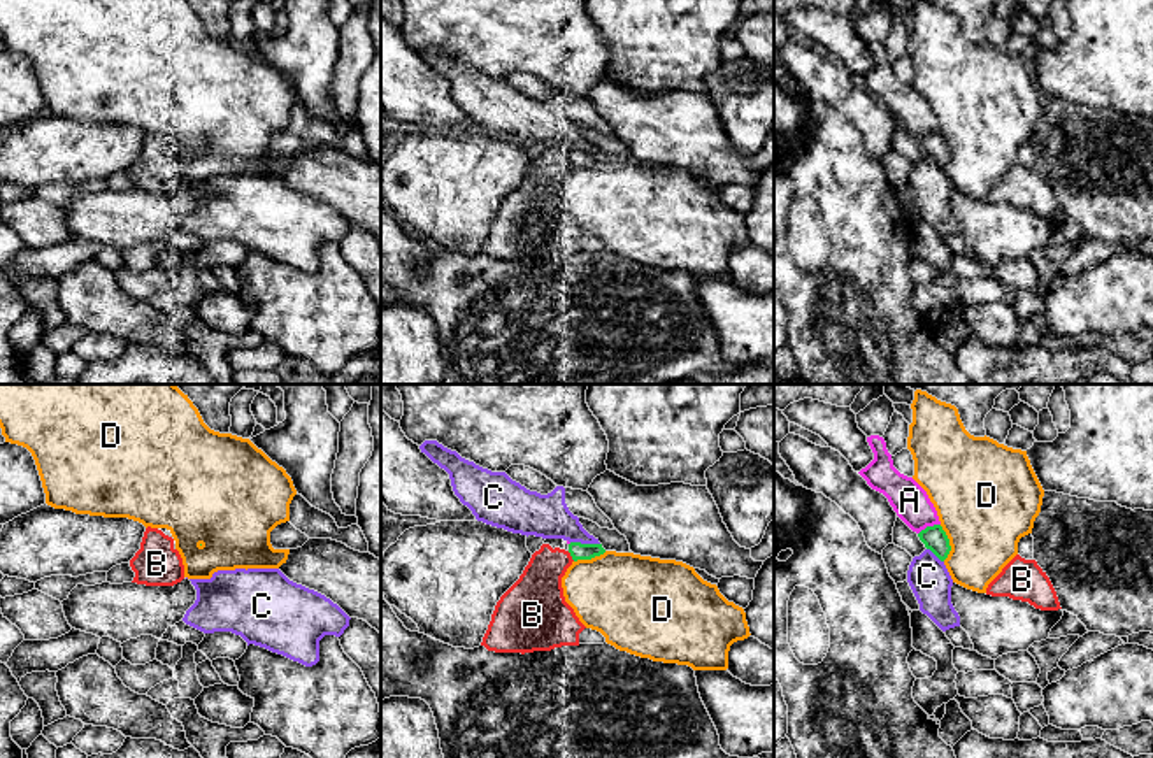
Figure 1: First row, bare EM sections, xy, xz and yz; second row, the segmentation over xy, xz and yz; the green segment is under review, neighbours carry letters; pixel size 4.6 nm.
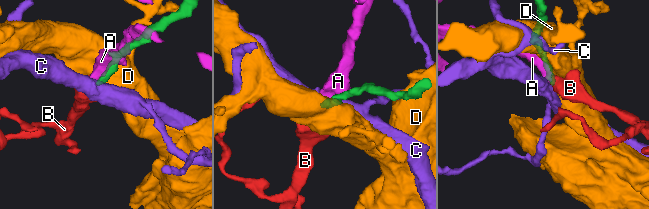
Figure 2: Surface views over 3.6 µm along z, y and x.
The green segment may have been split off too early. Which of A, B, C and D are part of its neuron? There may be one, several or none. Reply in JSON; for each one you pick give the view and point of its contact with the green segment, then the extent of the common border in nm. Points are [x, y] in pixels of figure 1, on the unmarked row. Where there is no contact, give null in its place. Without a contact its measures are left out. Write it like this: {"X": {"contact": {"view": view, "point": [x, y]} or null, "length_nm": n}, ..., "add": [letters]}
{"add": []}

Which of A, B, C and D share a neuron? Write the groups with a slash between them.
A B / C / D

